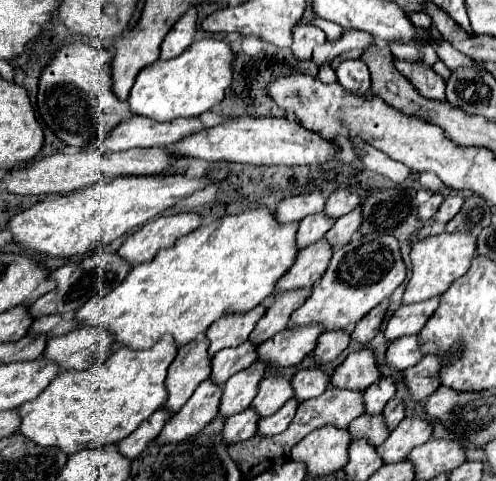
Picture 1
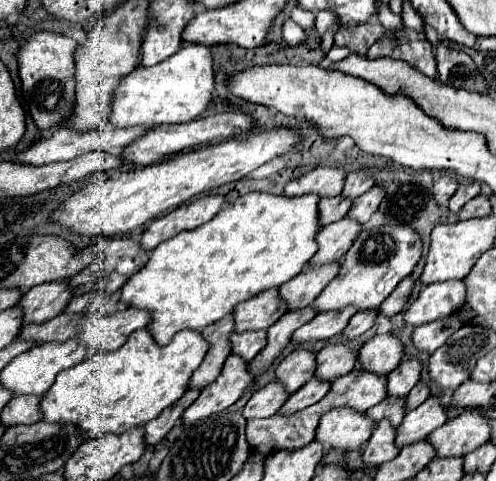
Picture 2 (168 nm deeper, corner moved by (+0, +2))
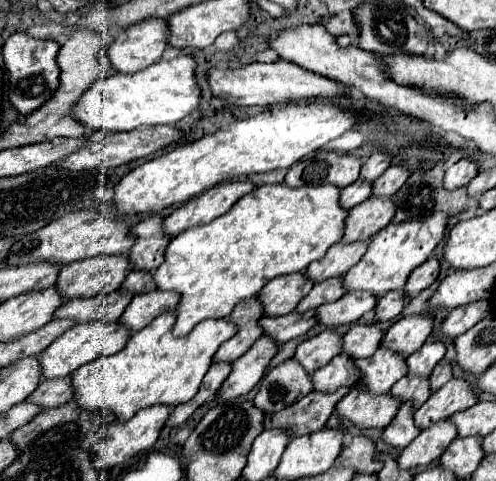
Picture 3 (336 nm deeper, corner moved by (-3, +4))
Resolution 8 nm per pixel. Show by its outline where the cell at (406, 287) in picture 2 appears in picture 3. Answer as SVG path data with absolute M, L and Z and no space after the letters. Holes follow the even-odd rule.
M431 255L421 267L417 267L413 271L413 275L409 277L409 281L405 285L405 293L409 297L415 297L423 289L427 289L439 277L439 273L441 273L441 261L435 255Z

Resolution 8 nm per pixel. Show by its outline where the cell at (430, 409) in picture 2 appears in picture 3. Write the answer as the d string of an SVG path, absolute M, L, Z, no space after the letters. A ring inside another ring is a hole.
M451 379L439 391L435 391L425 405L415 411L415 423L421 429L427 429L431 423L451 417L457 411L469 409L479 401L479 395L473 391L471 383L465 379Z

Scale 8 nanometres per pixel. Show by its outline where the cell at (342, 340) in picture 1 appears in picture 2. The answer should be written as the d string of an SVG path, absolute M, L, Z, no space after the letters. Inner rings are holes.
M374 309L374 311L358 311L350 319L350 323L344 327L342 337L344 339L356 339L356 337L360 337L364 331L368 331L374 325L376 315L378 315L378 309Z

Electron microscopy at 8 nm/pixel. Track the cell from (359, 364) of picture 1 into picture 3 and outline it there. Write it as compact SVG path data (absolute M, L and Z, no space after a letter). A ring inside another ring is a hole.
M419 313L419 315L409 315L409 317L401 317L397 323L391 325L391 329L387 331L381 347L385 349L393 349L397 353L405 353L411 355L417 349L421 349L421 345L427 341L427 337L433 331L433 317L427 313Z

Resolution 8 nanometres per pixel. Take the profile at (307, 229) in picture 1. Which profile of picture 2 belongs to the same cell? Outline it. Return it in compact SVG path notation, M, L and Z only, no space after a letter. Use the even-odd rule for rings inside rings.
M342 195L332 197L332 199L320 199L320 205L318 205L318 223L320 223L320 227L342 219L348 213L350 205L352 205L352 201L344 199Z

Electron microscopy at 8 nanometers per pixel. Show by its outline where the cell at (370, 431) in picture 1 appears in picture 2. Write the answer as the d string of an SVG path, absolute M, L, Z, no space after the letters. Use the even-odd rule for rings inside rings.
M386 397L384 401L380 401L378 405L370 407L366 411L366 417L372 419L374 423L382 421L382 419L388 419L392 427L398 427L402 423L402 417L404 417L404 399L396 399L396 397Z

